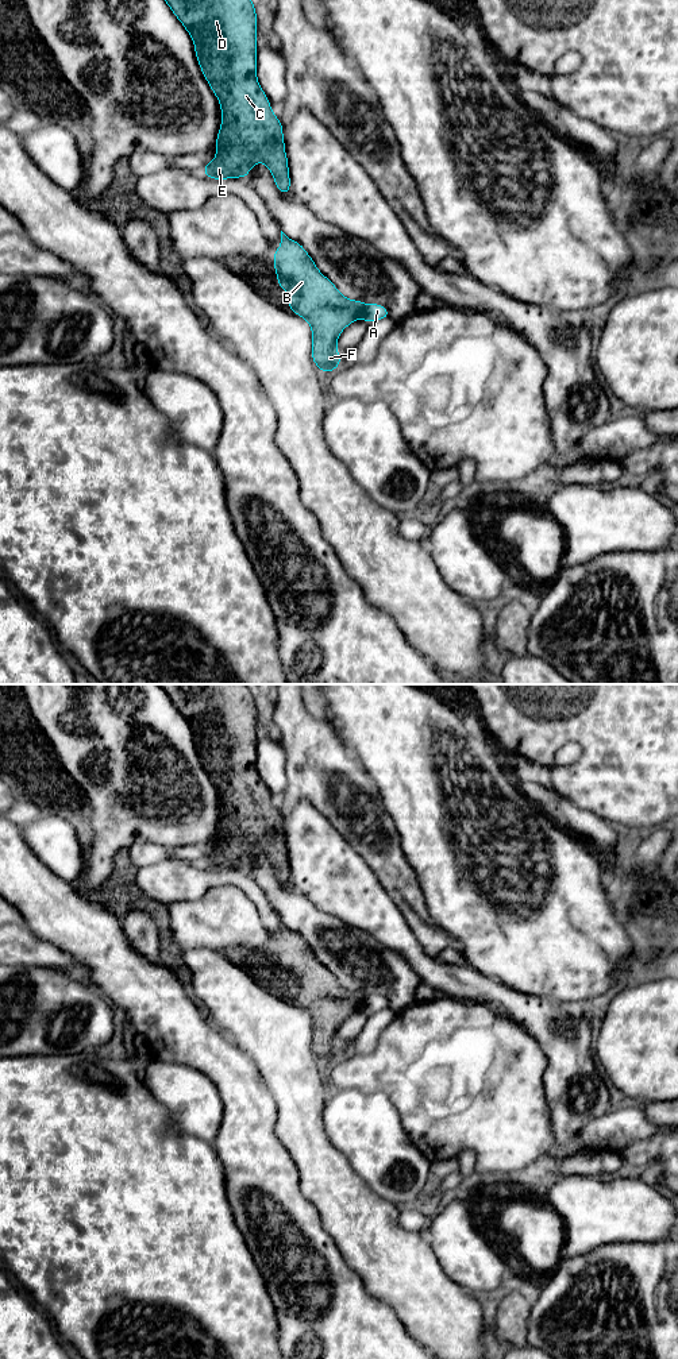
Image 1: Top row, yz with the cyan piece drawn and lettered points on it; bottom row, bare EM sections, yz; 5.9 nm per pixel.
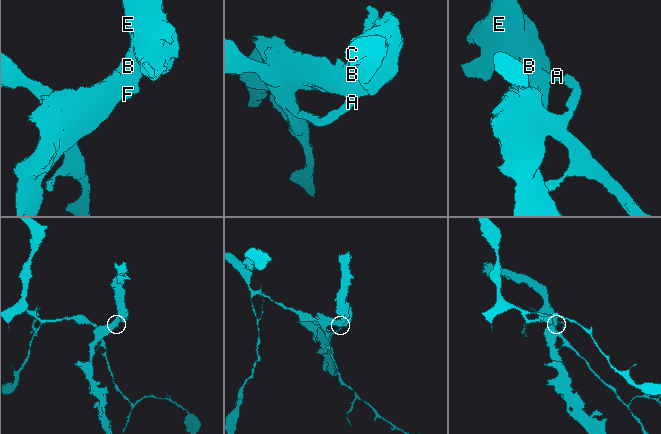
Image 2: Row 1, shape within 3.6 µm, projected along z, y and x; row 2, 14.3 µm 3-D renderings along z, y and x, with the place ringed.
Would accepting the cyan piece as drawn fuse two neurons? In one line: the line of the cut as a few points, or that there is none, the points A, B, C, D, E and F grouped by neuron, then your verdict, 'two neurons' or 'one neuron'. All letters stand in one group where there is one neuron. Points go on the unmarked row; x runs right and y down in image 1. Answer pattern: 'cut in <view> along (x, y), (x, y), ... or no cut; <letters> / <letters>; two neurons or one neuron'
cut in yz along (366, 996), (361, 1006); A / B C D E F; two neurons

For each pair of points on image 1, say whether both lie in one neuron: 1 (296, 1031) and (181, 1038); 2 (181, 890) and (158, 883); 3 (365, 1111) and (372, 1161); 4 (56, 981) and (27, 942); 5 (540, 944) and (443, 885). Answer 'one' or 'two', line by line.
1: two
2: one
3: one
4: two
5: one

